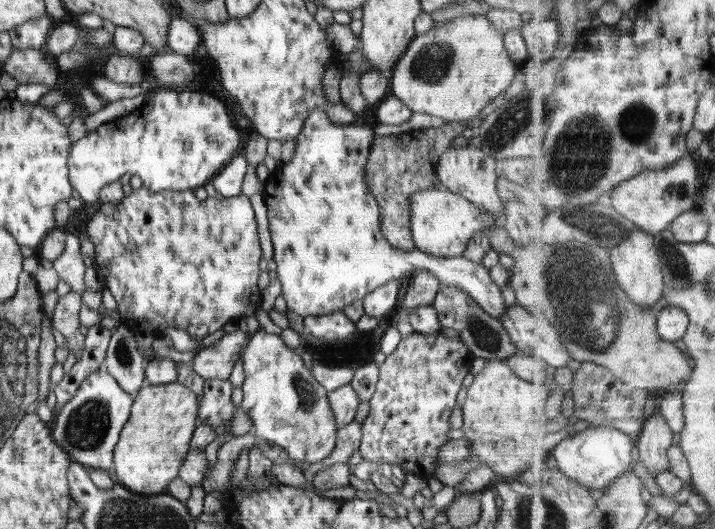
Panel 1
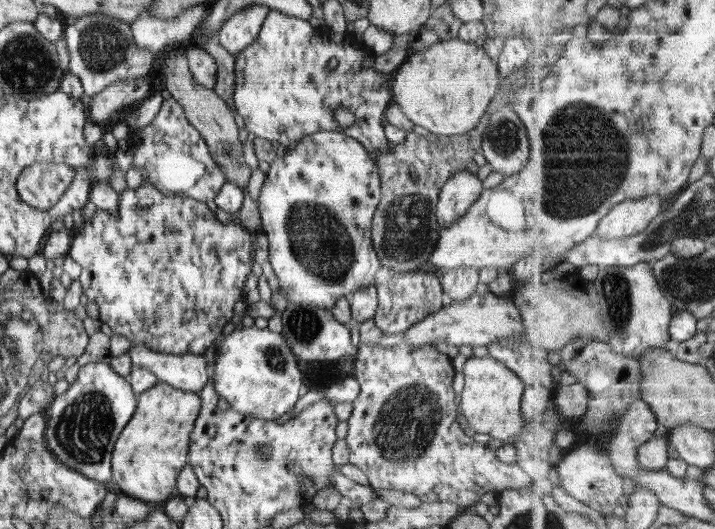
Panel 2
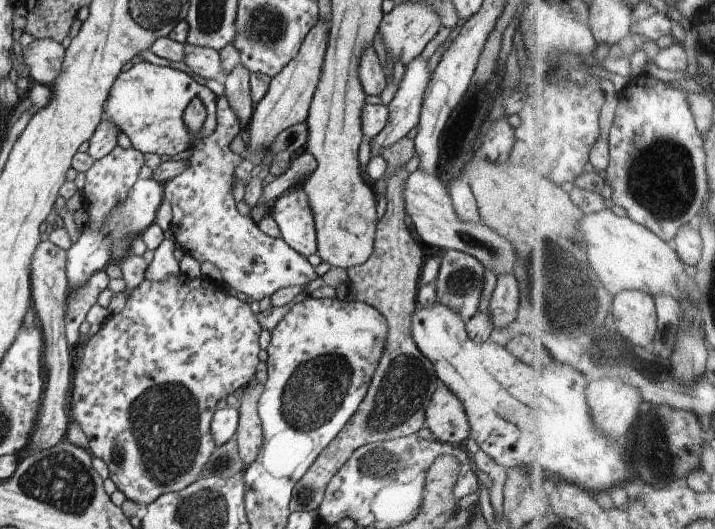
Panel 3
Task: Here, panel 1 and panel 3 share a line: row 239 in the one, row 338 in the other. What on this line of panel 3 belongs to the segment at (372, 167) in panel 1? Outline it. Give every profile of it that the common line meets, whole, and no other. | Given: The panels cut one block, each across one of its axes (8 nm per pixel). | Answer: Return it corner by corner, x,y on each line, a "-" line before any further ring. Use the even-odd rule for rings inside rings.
400,166
392,176
388,176
385,193
387,209
382,220
377,222
372,254
362,266
347,268
348,283
356,294
356,301
373,306
386,318
388,336
384,352
356,414
318,454
318,458
314,459
312,466
294,486
289,508
291,513
316,510
332,476
361,446
407,437
425,428
426,406
430,404
430,397
440,380
432,362
418,350
412,338
412,315
416,307
419,273
424,258
419,244
414,241
404,223
406,211
402,192
408,175
405,166

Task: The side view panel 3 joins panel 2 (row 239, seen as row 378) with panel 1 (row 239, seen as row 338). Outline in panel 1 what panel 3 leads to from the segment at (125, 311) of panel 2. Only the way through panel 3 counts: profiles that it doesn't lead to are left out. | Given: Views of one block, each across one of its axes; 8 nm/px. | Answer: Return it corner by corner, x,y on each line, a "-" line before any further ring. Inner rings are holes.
142,186
117,202
112,214
99,212
93,216
86,234
94,243
95,264
108,264
96,268
104,288
116,299
122,324
136,336
180,328
192,339
203,339
223,329
231,319
252,316
257,311
252,294
256,292
262,251
251,200
246,195
223,201
215,197
200,200
190,190
152,192

